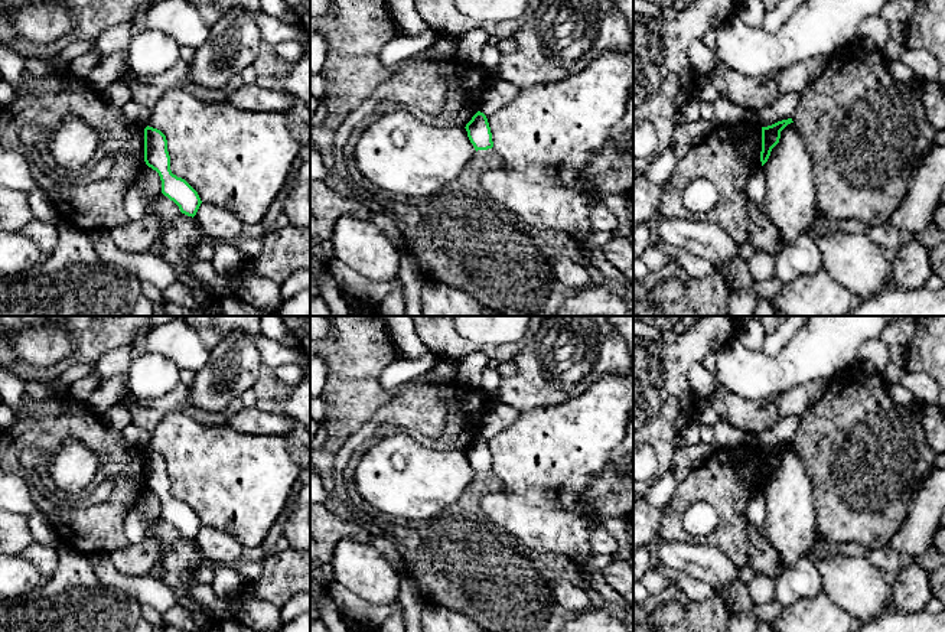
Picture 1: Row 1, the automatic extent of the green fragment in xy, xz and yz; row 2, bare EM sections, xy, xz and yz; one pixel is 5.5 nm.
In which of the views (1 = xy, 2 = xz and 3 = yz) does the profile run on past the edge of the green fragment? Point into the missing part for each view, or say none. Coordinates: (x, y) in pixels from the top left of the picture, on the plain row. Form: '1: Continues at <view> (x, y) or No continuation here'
1: No continuation here
2: No continuation here
3: No continuation here

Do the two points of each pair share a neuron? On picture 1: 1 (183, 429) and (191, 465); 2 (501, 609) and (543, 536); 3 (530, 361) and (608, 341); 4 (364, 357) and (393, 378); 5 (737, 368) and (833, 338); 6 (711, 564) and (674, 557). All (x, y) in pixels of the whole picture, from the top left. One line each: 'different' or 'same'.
1: same
2: different
3: same
4: different
5: same
6: same

